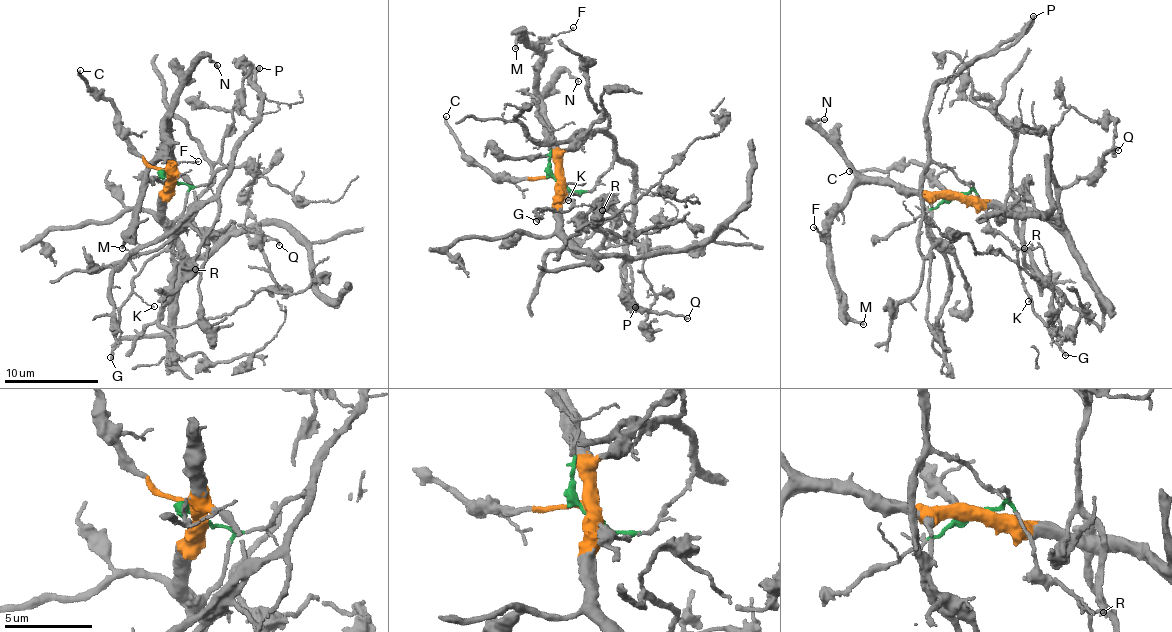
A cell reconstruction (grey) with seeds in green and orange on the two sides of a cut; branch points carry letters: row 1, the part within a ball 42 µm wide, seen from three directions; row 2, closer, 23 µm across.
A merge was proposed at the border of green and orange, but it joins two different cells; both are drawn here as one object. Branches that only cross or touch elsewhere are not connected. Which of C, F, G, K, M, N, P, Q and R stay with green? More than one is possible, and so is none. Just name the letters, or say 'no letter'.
G, K, P, R

